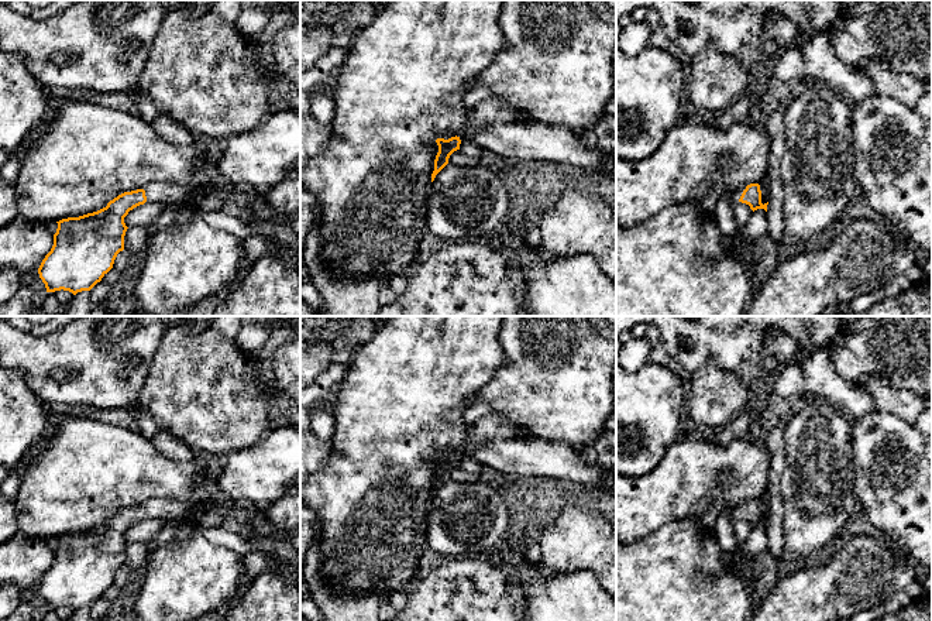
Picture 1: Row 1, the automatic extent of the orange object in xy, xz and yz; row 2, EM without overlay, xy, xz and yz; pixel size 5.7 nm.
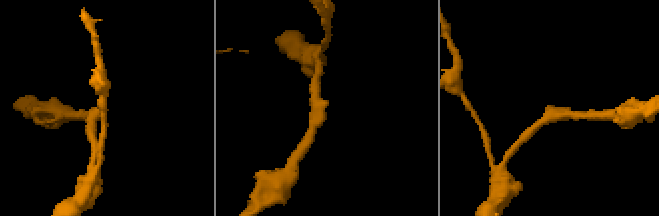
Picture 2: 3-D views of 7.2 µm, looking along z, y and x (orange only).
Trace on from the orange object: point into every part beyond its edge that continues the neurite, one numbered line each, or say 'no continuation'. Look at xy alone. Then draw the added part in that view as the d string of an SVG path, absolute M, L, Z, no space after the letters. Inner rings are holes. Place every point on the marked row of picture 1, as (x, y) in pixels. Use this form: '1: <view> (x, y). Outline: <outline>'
1: xy (172, 194). Outline: M158 181L145 188L147 202L161 202L176 206L182 202L193 200L197 192L186 185Z

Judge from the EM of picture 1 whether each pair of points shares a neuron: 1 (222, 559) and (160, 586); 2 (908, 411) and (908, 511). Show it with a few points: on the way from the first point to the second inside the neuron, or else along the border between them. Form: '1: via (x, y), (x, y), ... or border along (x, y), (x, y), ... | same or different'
1: via (206, 575), (188, 577), (179, 586), (175, 586) | same
2: border along (877, 410), (891, 412), (914, 425) | different

